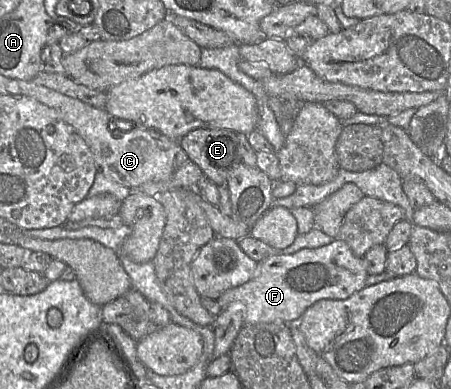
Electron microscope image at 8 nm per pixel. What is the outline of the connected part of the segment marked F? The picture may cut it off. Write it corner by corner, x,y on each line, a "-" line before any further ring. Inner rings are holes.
335,238
332,243
319,248
306,248
293,254
276,254
258,263
256,274
248,282
224,291
216,300
222,310
232,302
242,302
245,305
243,325
257,323
296,324
305,310
315,302
322,299
347,299
366,287
365,280
368,277
364,258
355,256
348,245
338,238

